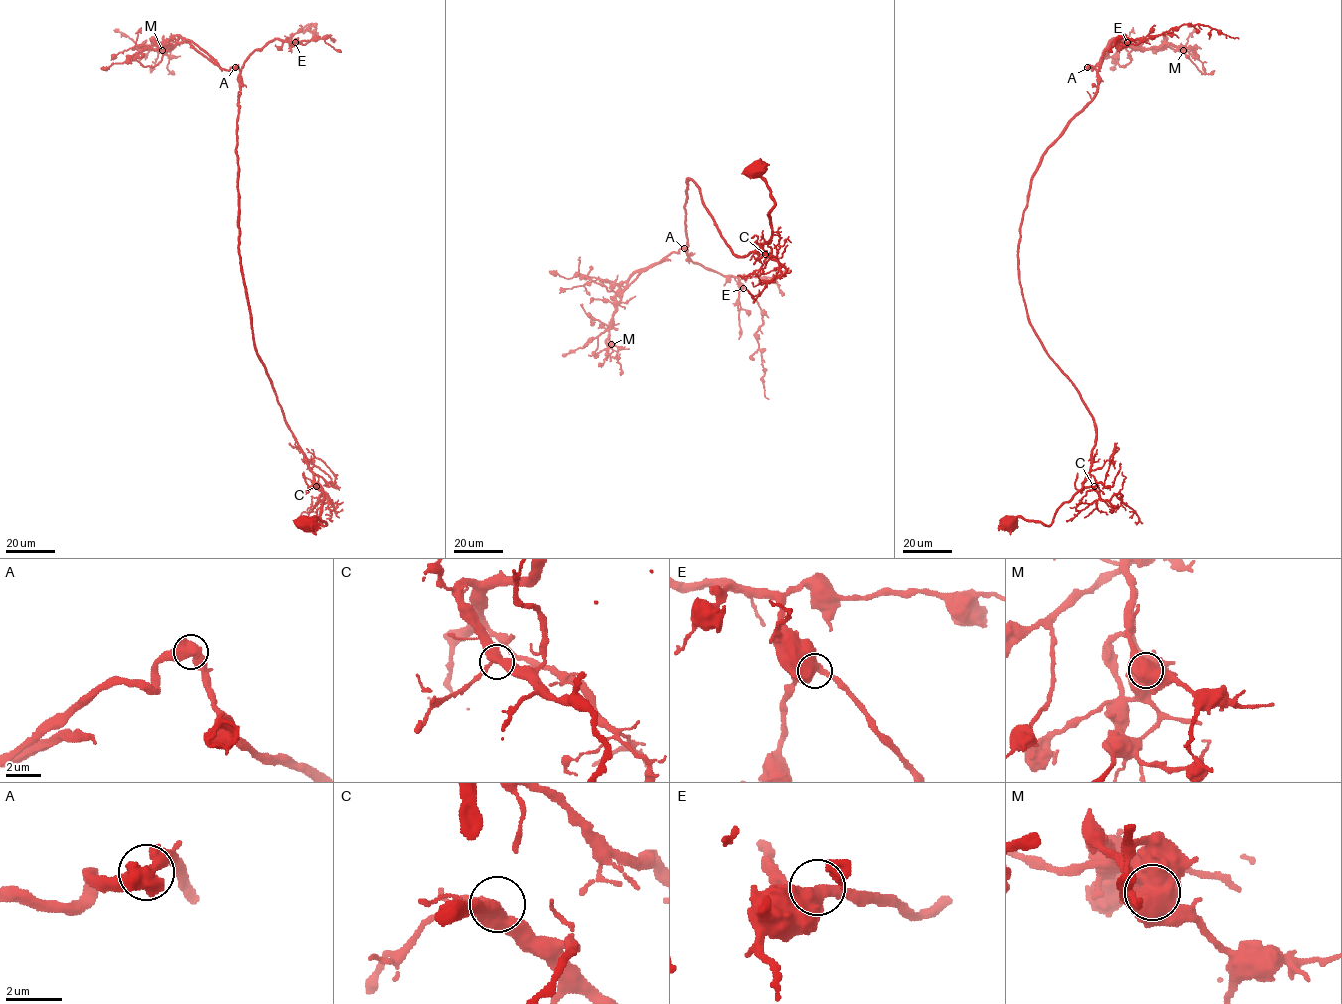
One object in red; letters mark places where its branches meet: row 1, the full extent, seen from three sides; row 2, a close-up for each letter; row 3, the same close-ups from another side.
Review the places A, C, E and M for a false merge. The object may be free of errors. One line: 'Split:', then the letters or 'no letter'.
Split: M

